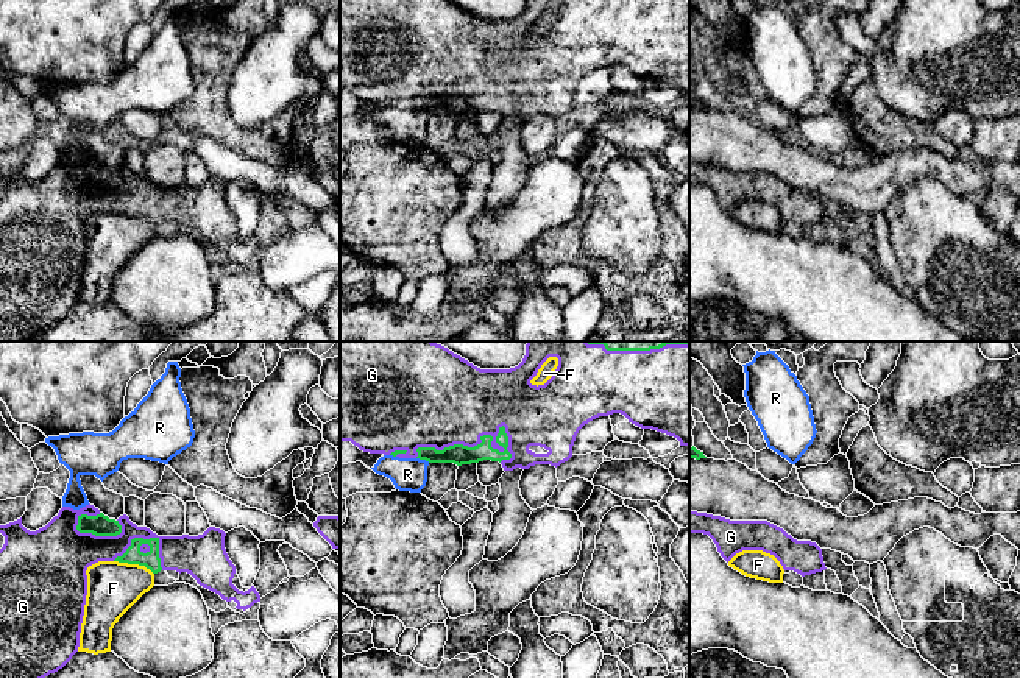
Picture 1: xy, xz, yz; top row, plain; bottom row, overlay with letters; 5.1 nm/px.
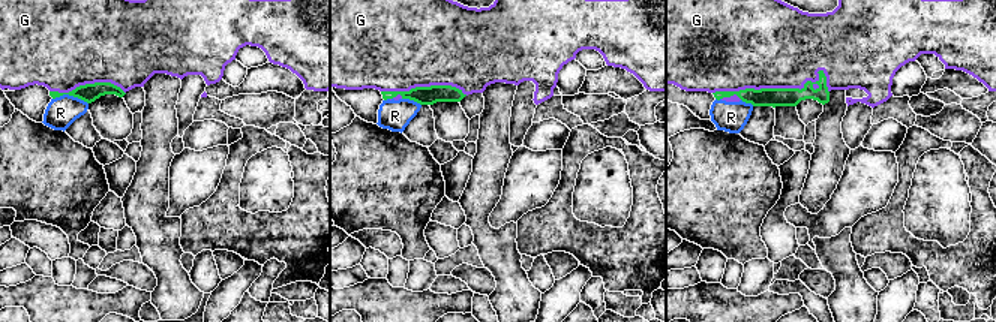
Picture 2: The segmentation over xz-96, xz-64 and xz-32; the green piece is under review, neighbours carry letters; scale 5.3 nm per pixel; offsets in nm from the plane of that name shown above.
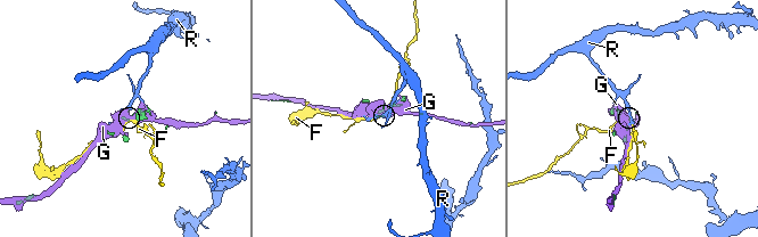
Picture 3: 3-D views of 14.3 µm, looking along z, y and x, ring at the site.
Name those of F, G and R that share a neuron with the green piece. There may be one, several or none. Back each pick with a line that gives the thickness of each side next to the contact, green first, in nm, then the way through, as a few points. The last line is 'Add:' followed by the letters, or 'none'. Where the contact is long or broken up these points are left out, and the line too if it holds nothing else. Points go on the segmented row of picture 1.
G: 110 nm thick on the green side, 460 nm on the other
Add: G

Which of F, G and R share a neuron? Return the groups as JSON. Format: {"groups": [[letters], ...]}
{"groups": [["F"], ["G"], ["R"]]}

